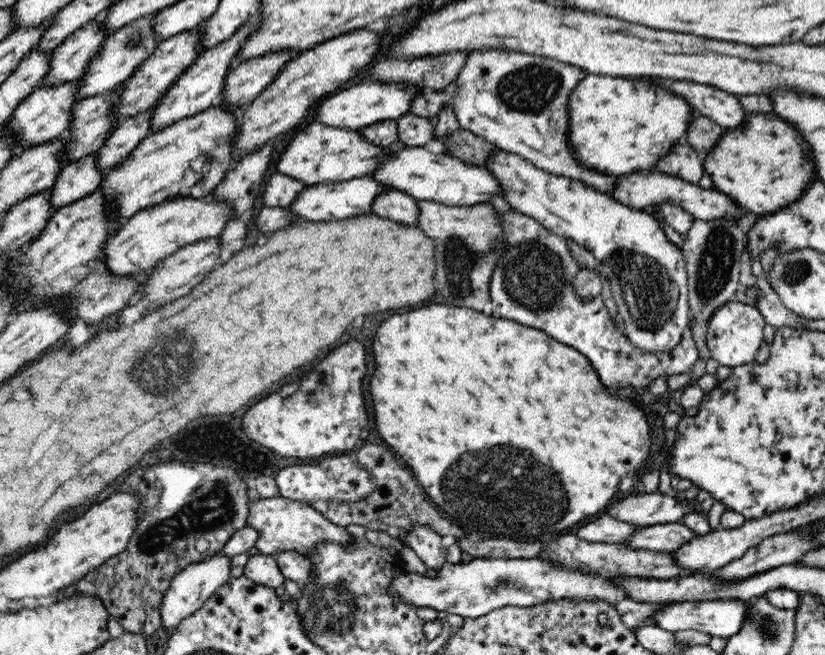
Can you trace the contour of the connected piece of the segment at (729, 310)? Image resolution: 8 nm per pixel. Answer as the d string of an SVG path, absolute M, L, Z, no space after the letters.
M740 301L723 304L712 314L706 330L706 343L711 357L718 360L722 366L730 367L755 362L756 353L760 345L765 342L764 327L766 324L760 309L754 305L744 304Z

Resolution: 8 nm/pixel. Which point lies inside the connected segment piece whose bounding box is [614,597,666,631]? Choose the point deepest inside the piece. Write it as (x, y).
(635, 614)

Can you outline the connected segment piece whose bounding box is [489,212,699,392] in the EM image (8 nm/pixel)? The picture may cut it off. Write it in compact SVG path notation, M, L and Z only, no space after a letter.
M506 212L500 214L505 227L506 252L502 252L502 258L496 264L494 275L490 280L490 308L489 313L497 318L513 320L530 328L544 331L548 336L555 338L558 343L566 344L570 348L582 353L598 373L604 386L612 388L645 388L653 383L659 376L672 376L690 372L690 367L698 360L698 348L692 337L692 330L686 327L683 340L669 352L644 353L628 339L622 325L618 325L616 319L608 312L601 296L592 300L583 300L575 295L573 280L582 269L574 257L570 254L567 242L562 237L550 233L538 220L525 216L520 212Z

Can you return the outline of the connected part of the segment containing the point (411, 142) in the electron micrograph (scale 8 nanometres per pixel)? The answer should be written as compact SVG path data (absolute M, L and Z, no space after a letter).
M408 113L396 120L398 123L398 140L406 147L423 147L426 142L434 139L435 126L428 117Z

